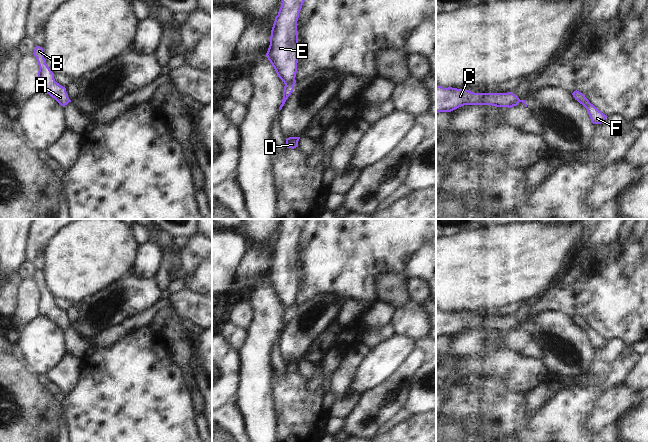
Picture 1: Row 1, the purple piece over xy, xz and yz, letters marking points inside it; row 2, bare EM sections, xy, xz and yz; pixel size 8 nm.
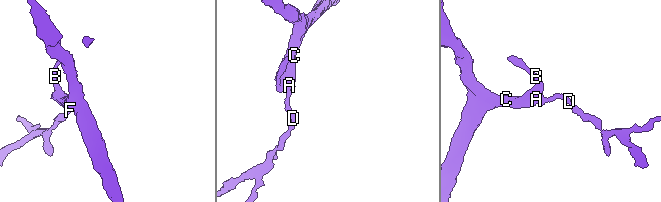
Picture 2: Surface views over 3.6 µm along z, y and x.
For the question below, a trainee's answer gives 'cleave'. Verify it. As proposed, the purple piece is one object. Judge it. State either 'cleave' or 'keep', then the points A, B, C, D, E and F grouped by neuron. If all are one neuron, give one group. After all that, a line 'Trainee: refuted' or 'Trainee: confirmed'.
cleave; groups A B C E / D F
Trainee: confirmed

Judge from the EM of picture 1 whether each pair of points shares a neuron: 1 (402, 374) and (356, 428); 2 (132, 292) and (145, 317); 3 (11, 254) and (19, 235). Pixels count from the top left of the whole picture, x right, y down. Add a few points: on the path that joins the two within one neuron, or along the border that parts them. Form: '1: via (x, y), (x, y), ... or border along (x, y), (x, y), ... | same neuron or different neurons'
1: via (392, 387), (389, 393), (367, 415) | same neuron
2: border along (159, 300), (141, 312), (126, 317), (121, 322) | different neurons
3: via (11, 249), (11, 243), (14, 240) | same neuron

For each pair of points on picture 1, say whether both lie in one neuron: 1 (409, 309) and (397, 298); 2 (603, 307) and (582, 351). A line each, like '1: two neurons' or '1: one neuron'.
1: two neurons
2: two neurons

